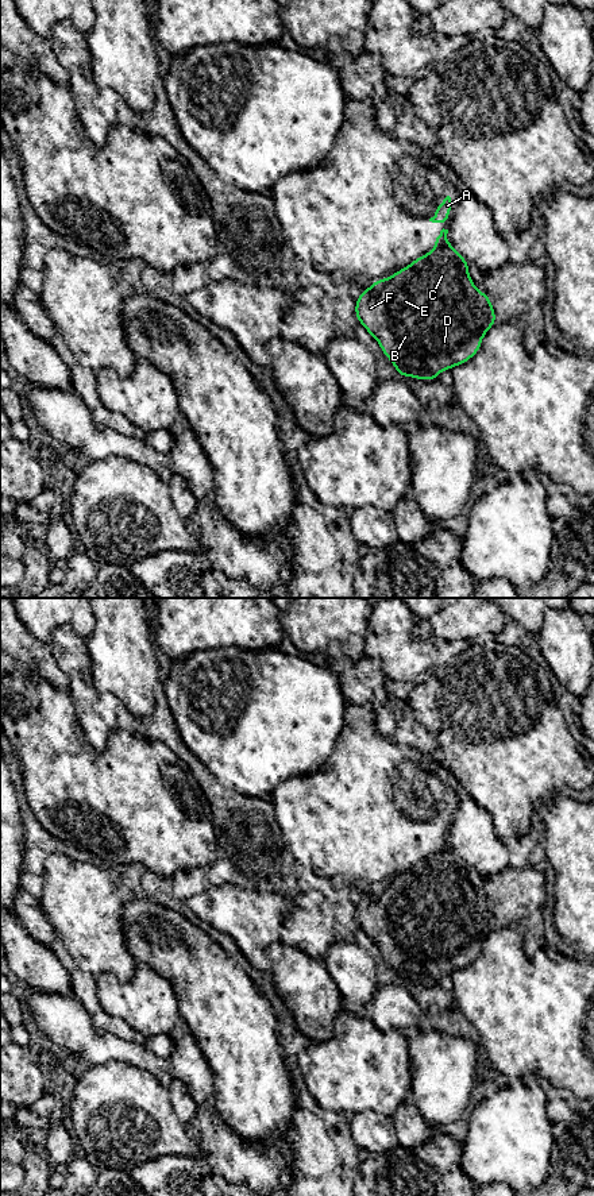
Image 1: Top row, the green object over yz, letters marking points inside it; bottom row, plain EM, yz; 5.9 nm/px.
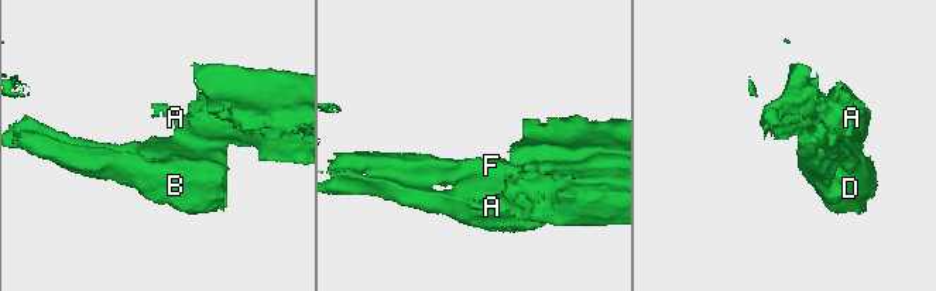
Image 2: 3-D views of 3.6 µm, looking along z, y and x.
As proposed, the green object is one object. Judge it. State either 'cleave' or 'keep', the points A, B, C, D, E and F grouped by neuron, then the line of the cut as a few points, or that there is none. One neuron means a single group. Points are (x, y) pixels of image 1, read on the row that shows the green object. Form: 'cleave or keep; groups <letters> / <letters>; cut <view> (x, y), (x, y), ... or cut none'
cleave; groups A / B C D E F; cut yz (389, 278), (378, 290), (367, 289)

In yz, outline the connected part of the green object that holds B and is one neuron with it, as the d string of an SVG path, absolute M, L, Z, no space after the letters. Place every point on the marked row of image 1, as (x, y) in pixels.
M450 243L396 271L379 292L363 289L355 301L355 316L377 339L398 377L423 381L433 381L441 370L470 360L481 350L486 332L497 323L487 293L475 288L468 262Z

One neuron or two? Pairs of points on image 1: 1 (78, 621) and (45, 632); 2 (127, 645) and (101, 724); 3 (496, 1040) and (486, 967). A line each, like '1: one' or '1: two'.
1: one
2: two
3: one

